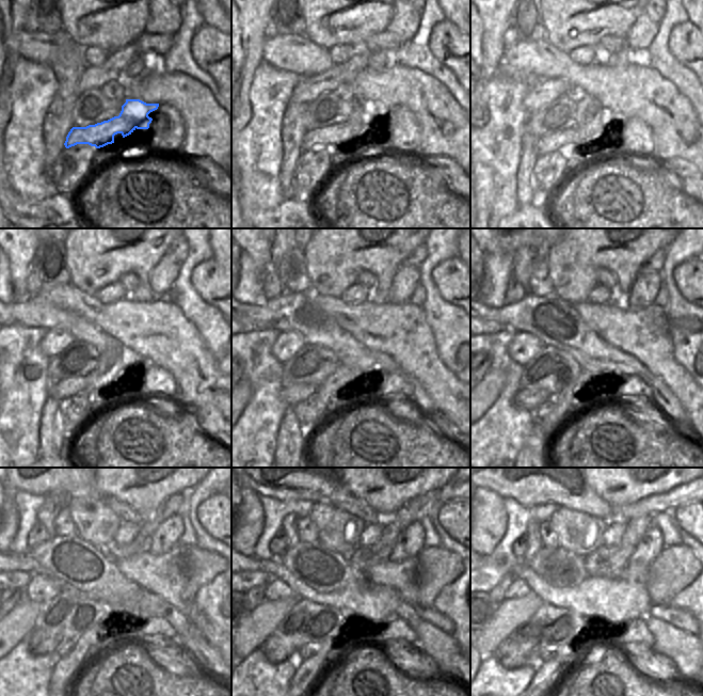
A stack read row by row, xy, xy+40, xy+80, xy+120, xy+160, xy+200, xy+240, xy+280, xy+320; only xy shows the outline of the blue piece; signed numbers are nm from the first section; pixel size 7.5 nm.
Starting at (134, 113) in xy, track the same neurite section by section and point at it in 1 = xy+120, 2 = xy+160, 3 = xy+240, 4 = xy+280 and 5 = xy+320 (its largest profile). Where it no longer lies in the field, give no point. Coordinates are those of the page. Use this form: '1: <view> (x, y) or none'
1: xy+120 (67, 388)
2: xy+160 (291, 396)
3: xy+240 (41, 643)
4: xy+280 (276, 651)
5: xy+320 (510, 654)

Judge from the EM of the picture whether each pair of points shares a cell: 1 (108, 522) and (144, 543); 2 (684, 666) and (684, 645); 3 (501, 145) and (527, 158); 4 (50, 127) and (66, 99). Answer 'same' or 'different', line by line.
1: different
2: same
3: different
4: same

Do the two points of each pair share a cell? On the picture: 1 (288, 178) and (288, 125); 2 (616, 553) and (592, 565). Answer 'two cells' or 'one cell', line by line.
1: one cell
2: one cell

